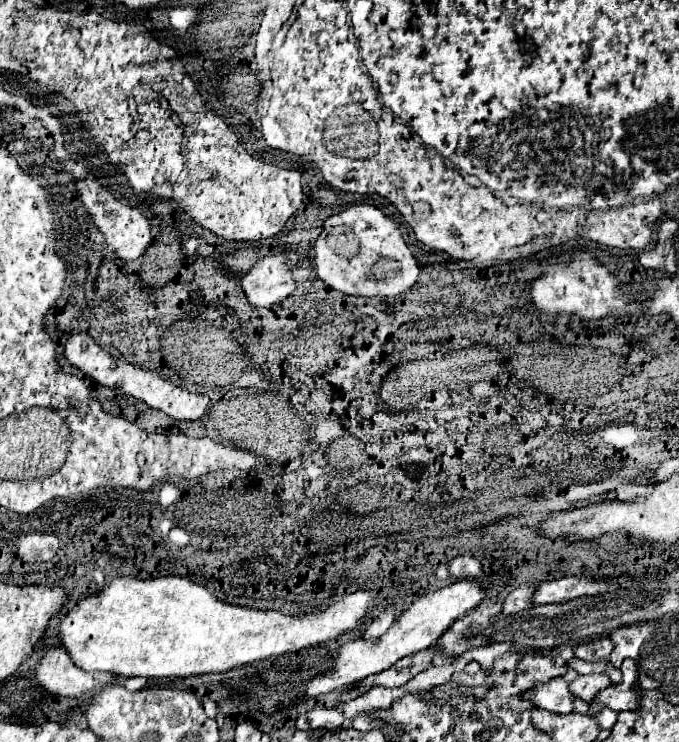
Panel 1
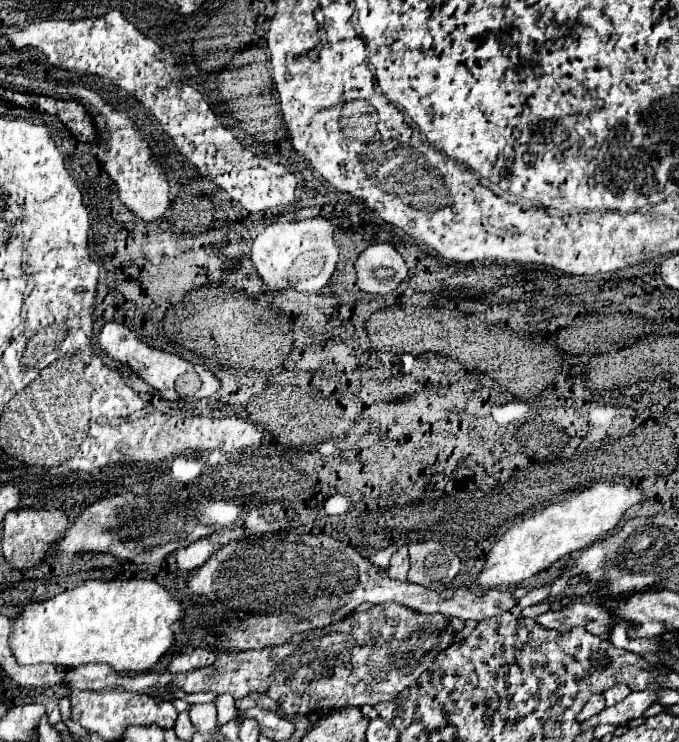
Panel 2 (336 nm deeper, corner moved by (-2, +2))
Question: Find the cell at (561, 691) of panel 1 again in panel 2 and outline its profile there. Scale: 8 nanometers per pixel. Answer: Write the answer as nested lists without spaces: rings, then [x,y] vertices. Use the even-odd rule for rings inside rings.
[[[595,694],[595,696],[591,696],[591,698],[589,698],[589,702],[583,706],[583,710],[577,714],[577,722],[585,722],[587,718],[597,716],[603,708],[605,708],[603,694]]]

